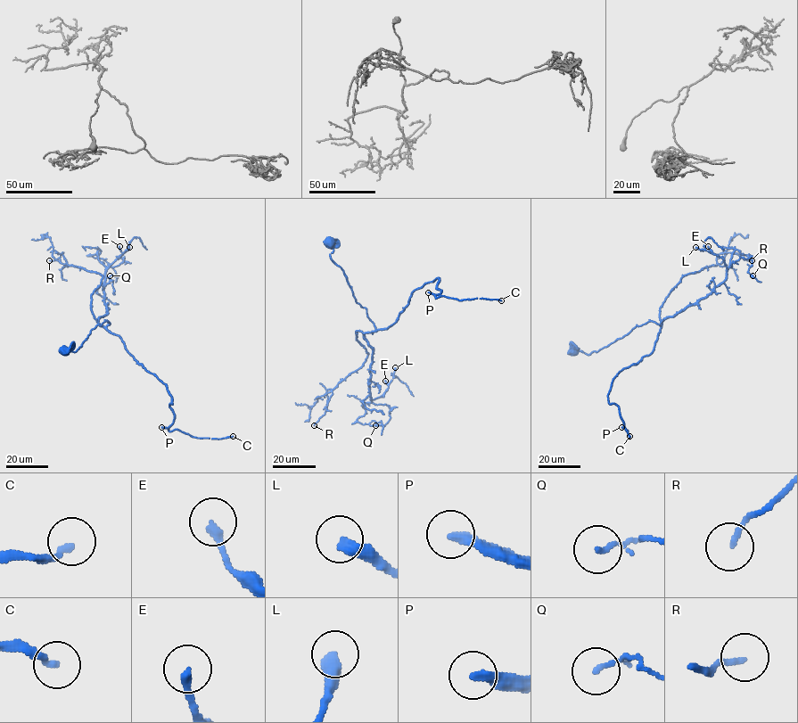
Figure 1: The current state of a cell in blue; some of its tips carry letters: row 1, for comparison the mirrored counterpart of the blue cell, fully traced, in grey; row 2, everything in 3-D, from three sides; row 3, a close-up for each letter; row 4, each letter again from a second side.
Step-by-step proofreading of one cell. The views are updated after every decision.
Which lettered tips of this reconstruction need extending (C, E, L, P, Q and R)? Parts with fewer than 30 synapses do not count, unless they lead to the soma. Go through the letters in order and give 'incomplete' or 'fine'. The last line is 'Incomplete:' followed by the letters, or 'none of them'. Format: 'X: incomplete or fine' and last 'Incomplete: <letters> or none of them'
C: incomplete
E: fine
L: fine
P: incomplete
Q: fine
R: fine
Incomplete: C, P

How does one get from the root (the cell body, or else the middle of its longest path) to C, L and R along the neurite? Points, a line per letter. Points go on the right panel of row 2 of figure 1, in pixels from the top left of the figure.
C: (573, 350), (590, 354), (637, 325), (660, 325), (654, 350), (623, 368), (607, 395), (629, 436)
L: (573, 350), (597, 351), (649, 321), (661, 326), (705, 298), (726, 279), (726, 267), (695, 247)
R: (573, 350), (597, 351), (649, 321), (661, 326), (670, 291), (684, 275), (715, 265), (718, 254), (752, 260)

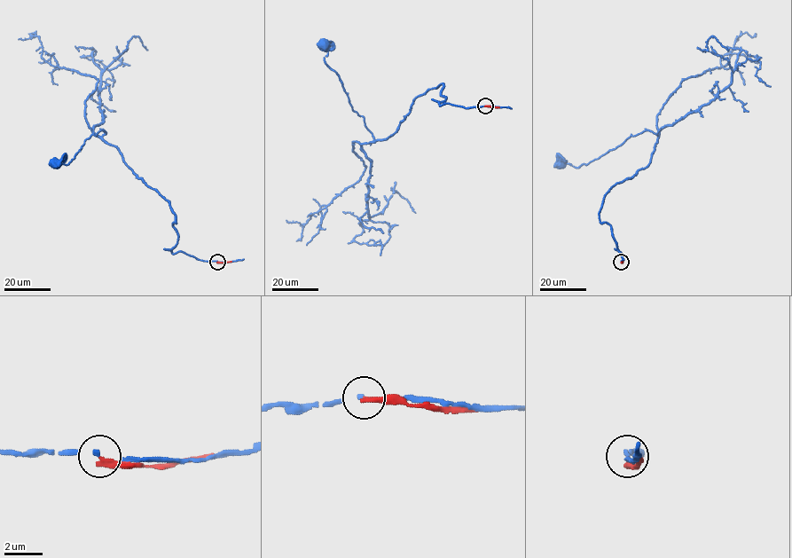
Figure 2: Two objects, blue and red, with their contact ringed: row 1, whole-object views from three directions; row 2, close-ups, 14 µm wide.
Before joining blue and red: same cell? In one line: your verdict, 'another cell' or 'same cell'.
another cell

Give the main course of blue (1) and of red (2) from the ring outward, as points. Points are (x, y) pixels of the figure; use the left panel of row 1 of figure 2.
1: (217, 262), (172, 253), (177, 233), (168, 202), (103, 139), (103, 129), (66, 164), (55, 163)
2: (217, 262), (231, 261)

